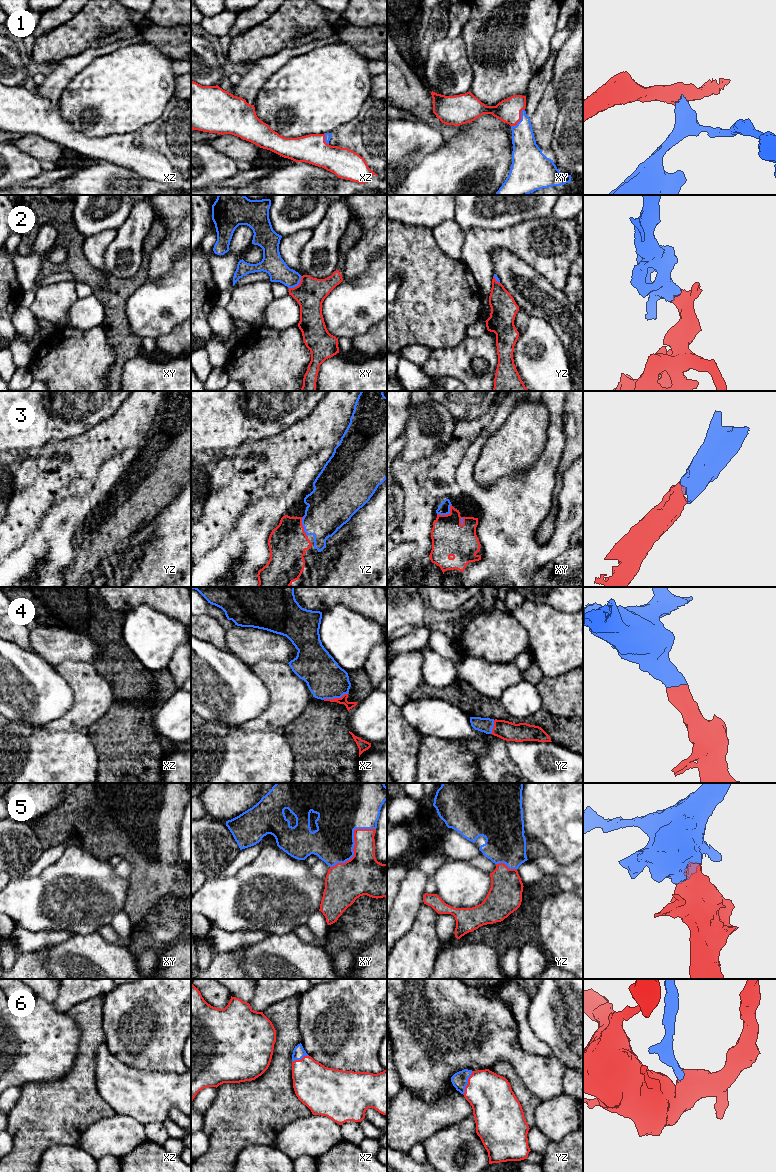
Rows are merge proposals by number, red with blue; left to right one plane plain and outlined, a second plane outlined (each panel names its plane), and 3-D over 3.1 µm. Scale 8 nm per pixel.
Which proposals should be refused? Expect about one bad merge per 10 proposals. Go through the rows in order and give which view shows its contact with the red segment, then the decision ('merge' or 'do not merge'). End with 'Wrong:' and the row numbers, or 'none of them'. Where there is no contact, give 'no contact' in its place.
1: meets red in xy; merge
2: meets red in xy; merge
3: meets red in xy; merge
4: meets red in xz; merge
5: meets red in xy; merge
6: meets red in yz; merge
Wrong: none of them

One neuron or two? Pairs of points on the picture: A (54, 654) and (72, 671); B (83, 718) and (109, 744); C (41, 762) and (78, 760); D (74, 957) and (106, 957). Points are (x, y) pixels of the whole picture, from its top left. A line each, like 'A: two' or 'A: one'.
A: two
B: two
C: one
D: one

